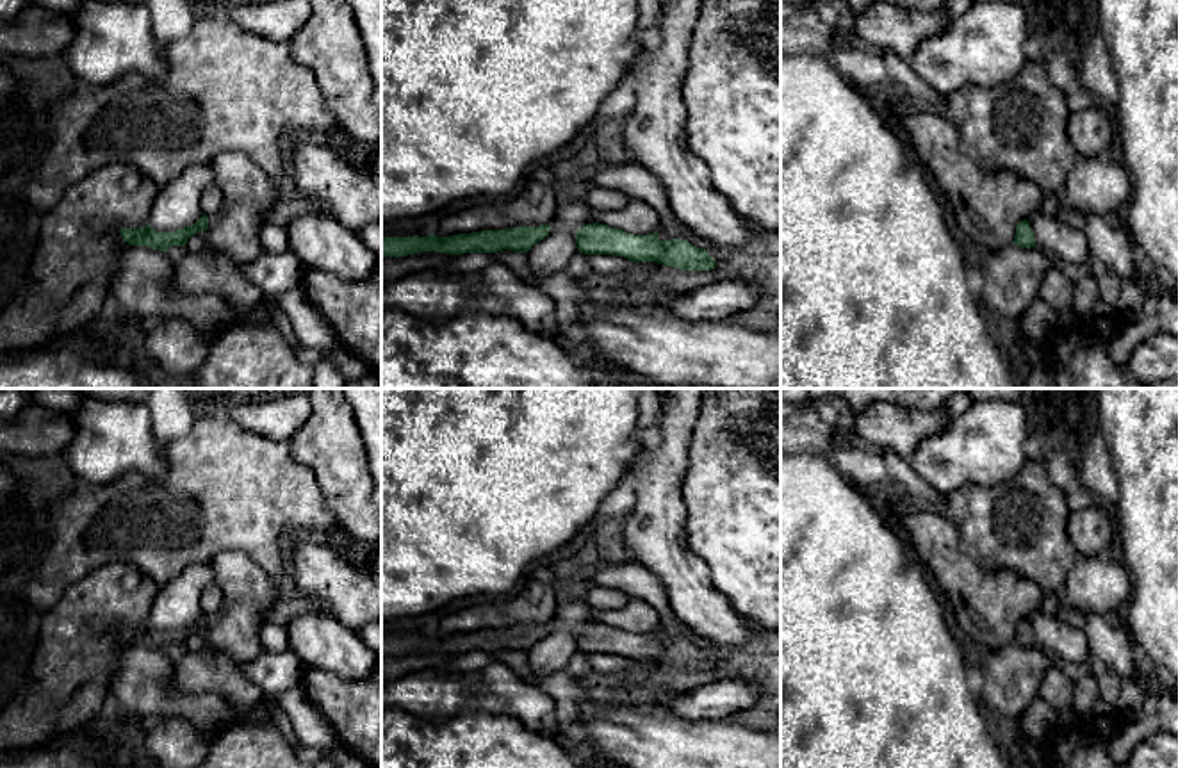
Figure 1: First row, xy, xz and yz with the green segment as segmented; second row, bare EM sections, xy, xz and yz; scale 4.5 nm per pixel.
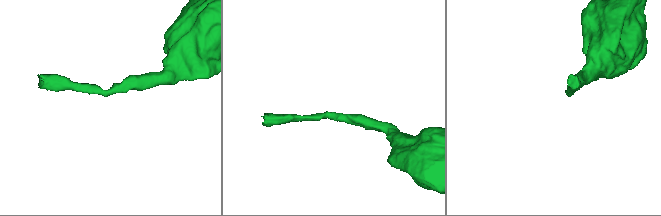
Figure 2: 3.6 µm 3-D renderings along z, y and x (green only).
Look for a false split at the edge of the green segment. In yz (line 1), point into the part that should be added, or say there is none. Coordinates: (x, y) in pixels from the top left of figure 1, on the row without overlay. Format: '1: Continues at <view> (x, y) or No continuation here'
1: No continuation here

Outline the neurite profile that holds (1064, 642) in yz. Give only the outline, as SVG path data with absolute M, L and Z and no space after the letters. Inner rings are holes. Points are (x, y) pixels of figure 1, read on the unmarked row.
M1030 611L1025 617L1035 636L1035 645L1046 649L1055 658L1078 663L1091 656L1091 645L1084 629L1075 629L1060 622L1057 617Z

